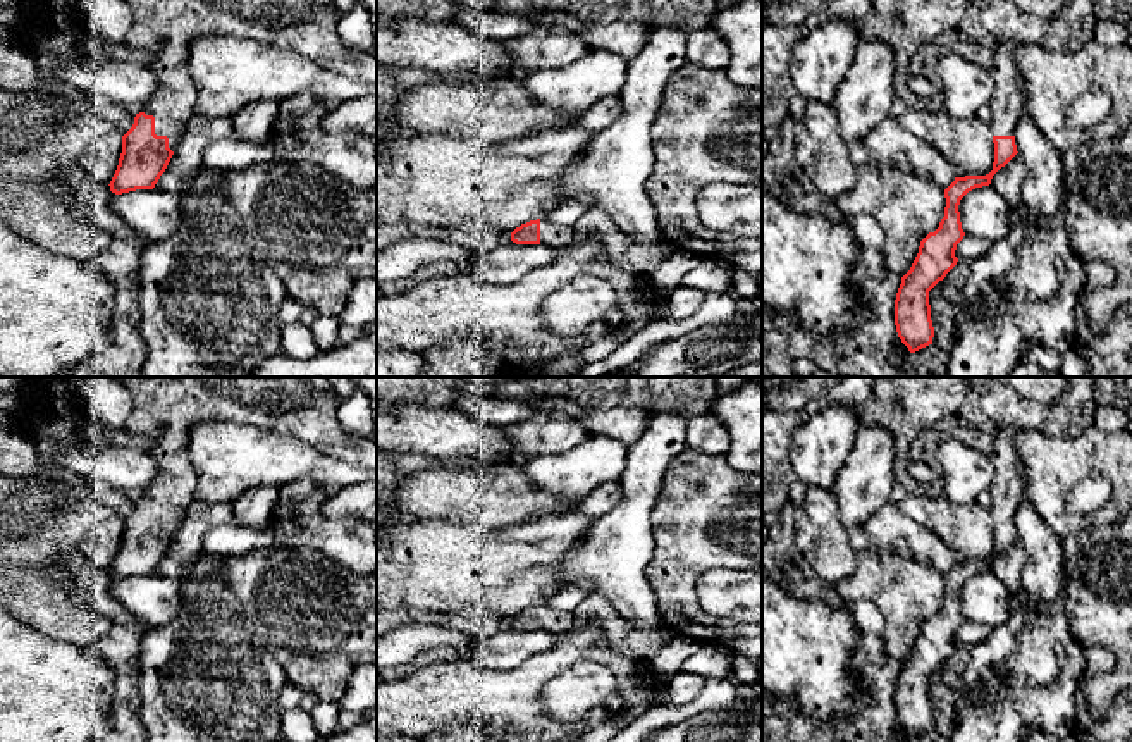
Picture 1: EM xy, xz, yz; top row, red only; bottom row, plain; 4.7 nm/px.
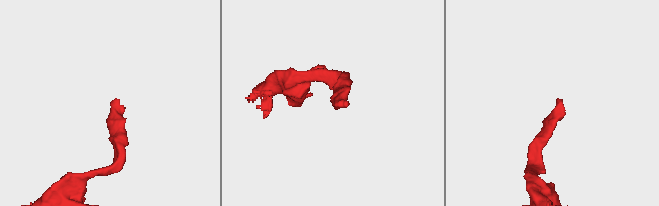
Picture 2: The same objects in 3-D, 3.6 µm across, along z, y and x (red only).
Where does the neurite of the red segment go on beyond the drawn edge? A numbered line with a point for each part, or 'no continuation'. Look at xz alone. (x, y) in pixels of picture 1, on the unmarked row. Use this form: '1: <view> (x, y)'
1: xz (554, 620)

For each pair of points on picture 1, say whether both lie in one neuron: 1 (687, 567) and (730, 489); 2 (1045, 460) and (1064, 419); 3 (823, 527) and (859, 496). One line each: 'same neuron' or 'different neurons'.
1: same neuron
2: different neurons
3: different neurons

